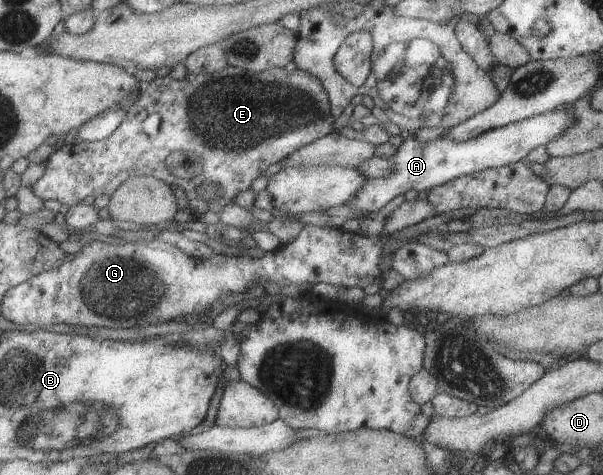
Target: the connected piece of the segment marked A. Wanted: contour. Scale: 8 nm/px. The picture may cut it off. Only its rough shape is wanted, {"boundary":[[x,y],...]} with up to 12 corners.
{"boundary":[[553,109],[465,142],[403,140],[387,178],[347,203],[363,215],[408,190],[524,161],[575,121]]}

